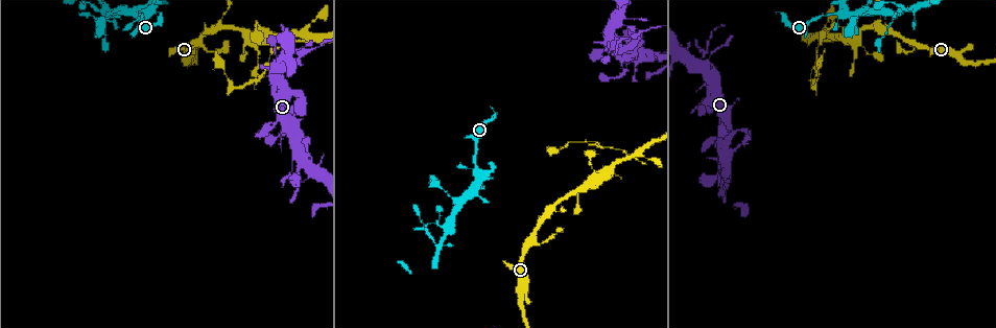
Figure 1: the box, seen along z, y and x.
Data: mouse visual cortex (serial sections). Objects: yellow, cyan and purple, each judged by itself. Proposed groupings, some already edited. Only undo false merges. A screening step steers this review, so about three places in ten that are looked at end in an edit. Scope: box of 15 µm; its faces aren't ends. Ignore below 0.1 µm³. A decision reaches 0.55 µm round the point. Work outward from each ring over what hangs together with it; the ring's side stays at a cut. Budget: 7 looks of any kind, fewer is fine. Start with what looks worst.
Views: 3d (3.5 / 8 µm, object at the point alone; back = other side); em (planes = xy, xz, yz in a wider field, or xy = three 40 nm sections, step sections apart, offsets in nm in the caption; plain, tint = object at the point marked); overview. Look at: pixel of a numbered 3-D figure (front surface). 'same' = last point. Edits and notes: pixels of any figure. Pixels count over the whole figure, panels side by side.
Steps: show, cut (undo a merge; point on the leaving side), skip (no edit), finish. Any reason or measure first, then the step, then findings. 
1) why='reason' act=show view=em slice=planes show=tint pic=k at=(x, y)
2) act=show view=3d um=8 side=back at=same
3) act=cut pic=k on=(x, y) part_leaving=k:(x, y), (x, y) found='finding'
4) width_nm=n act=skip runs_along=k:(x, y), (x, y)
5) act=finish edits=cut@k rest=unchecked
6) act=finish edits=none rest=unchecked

why='three-way junction' act=show view=3d um=3.5 pic=1 at=(844, 15)

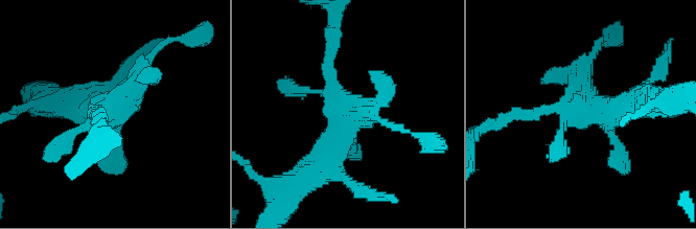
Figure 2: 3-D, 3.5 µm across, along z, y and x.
why='need the tissue' act=show view=em slice=xy step=3 show=tint pic=2 at=(346, 112)

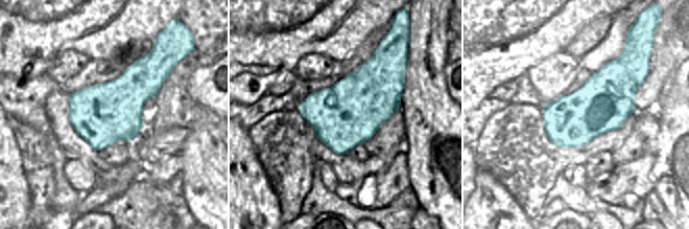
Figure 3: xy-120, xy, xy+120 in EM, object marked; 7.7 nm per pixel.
act=skip found='continuous, no second cell'

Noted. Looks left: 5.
act=show view=3d um=8 pic=1 at=(712, 178)

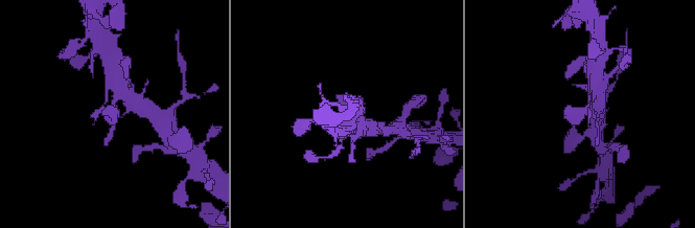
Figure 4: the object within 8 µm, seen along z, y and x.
why='need the tissue' act=show view=em slice=xy step=1 show=tint pic=4 at=(584, 112)

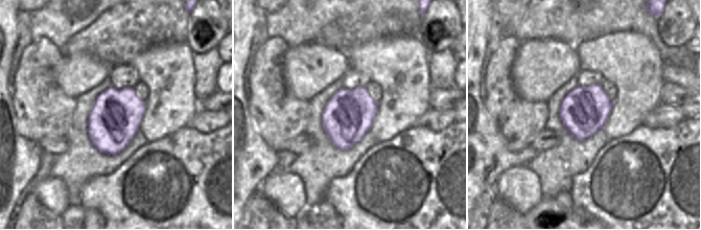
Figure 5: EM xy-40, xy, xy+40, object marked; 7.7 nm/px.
act=skip runs_along=4:(596, 88), (585, 110), (563, 114) found='continuous, no second cell'

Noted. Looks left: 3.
why='arms part here' act=show view=3d um=3.5 side=back pic=1 at=(552, 208)

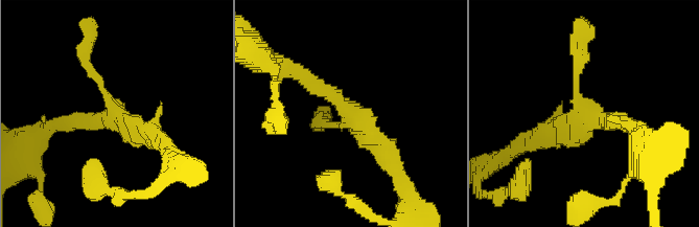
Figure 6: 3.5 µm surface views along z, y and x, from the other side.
arms=3 arm_widths_nm=150,250,300 act=show view=em slice=xy step=3 show=tint pic=6 at=(119, 117)

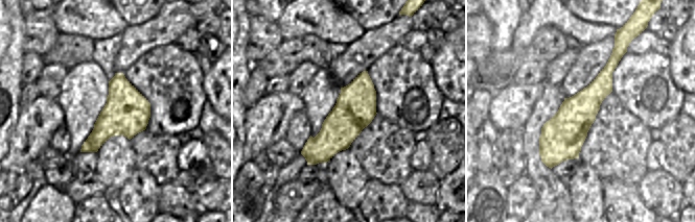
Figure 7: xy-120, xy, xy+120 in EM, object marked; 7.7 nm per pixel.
width_nm=320 act=skip runs_along=7:(618, 54), (549, 164) found='all the same cell'

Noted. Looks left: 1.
act=finish edits=none rest=unchecked

